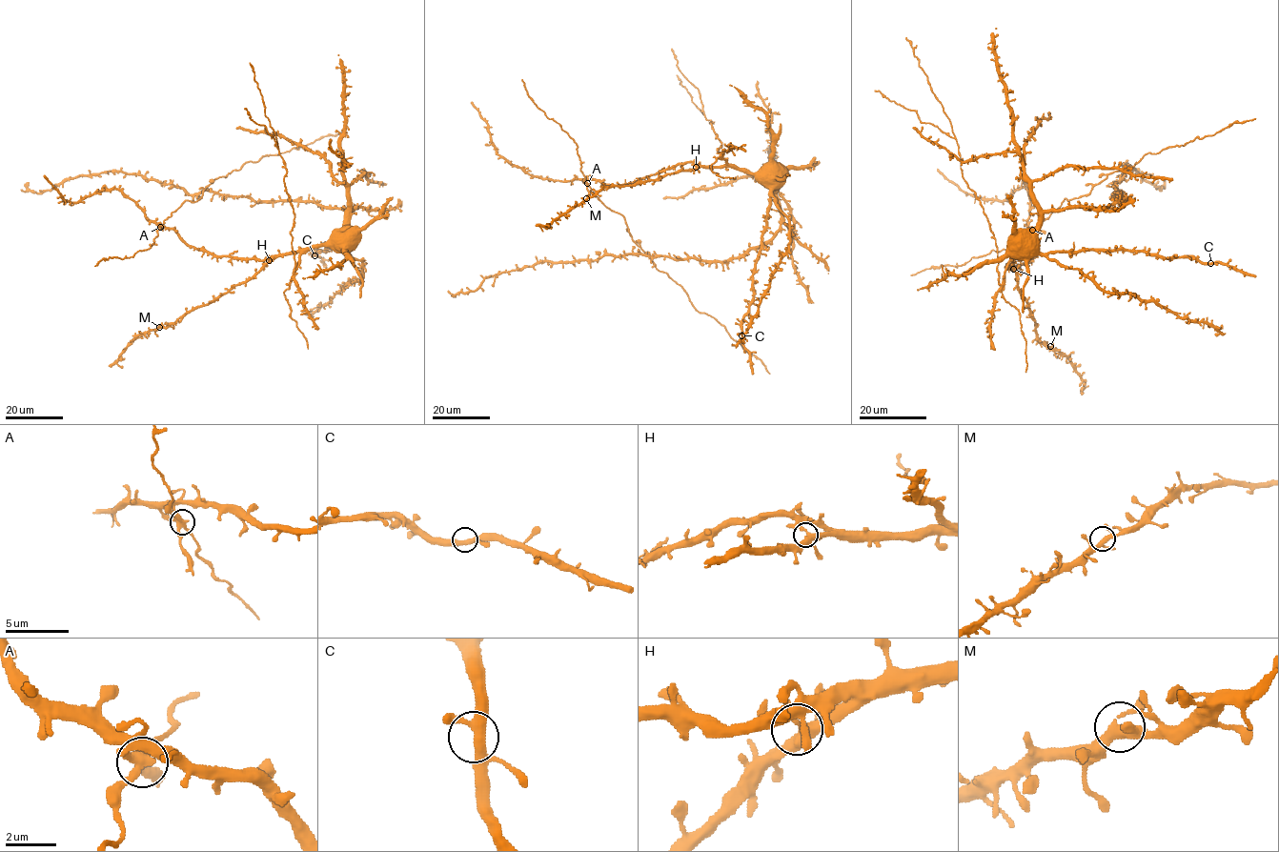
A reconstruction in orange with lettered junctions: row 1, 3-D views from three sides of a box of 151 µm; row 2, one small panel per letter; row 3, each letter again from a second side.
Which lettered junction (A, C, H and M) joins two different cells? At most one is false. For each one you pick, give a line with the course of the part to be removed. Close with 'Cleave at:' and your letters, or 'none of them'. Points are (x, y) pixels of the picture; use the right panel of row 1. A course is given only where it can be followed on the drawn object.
A: (1032, 230), (1065, 198), (1088, 194), (1109, 173), (1132, 167), (1146, 153), (1255, 118)
Cleave at: A

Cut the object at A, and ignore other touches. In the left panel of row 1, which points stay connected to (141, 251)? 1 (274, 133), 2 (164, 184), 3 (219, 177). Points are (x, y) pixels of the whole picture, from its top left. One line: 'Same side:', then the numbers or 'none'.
Same side: 3

